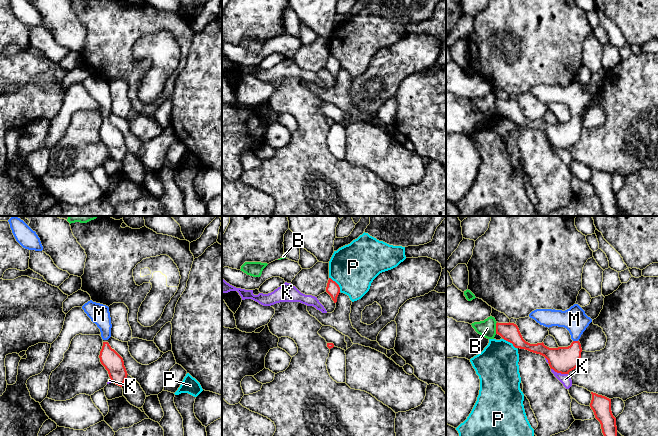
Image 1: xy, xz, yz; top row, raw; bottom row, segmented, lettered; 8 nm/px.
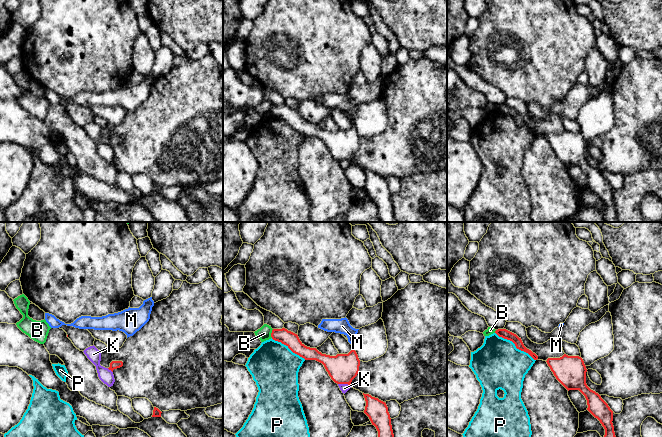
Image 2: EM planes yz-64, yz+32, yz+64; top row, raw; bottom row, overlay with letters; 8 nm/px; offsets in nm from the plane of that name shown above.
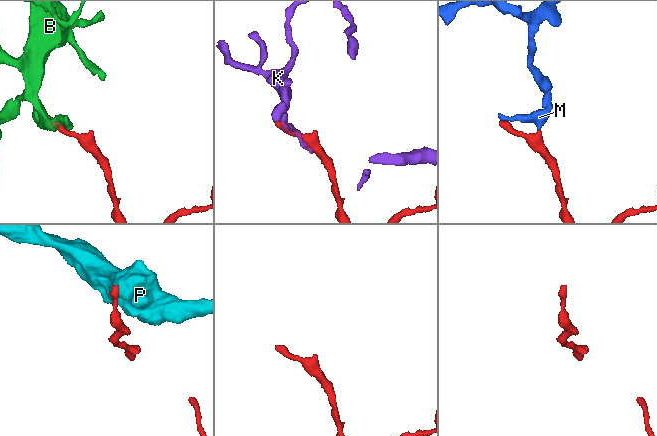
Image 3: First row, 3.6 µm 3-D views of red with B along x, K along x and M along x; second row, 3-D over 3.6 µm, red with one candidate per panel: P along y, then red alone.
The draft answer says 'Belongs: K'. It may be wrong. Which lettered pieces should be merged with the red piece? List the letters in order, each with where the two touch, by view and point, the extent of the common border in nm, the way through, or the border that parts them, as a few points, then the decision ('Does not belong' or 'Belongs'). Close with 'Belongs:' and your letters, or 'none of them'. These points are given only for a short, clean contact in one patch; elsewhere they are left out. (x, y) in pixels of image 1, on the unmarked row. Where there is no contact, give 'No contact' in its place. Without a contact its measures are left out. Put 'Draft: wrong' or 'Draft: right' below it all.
B: Touches red at yz (496, 104). Shared border 100 nm. Boundary: yz (497, 98), (495, 109). Does not belong
K: Touches red at yz (559, 148). Shared border 140 nm. Boundary: yz (551, 144), (557, 148), (567, 150). Does not belong
M: Touches red at yz (575, 117). Shared border 40 nm. Path across: yz (562, 136), (575, 123), (575, 117), (574, 95). Belongs
P: Touches red at xz (337, 60). Shared border 150 nm. Boundary: xz (329, 53), (338, 61), (340, 67). Does not belong
Belongs: M
Draft: wrong

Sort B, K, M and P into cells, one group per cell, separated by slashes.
B / K / M / P

